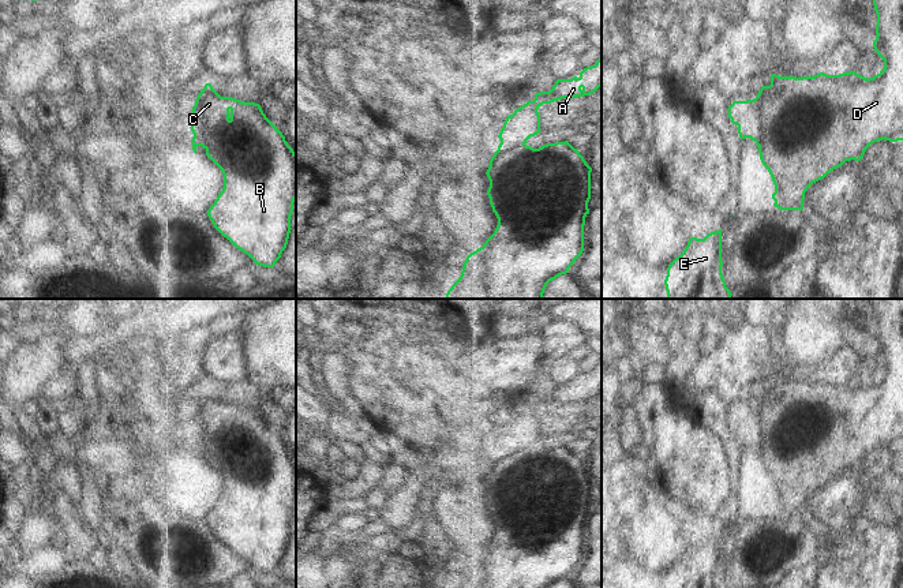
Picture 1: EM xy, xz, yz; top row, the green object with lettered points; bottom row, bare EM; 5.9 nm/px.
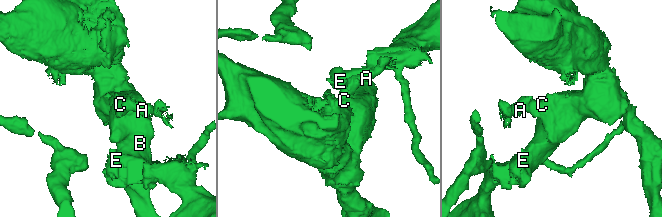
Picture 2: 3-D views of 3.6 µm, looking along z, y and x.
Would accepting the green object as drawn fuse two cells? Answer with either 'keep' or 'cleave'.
cleave

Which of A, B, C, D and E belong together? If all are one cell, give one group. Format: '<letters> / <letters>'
A / B C D E

